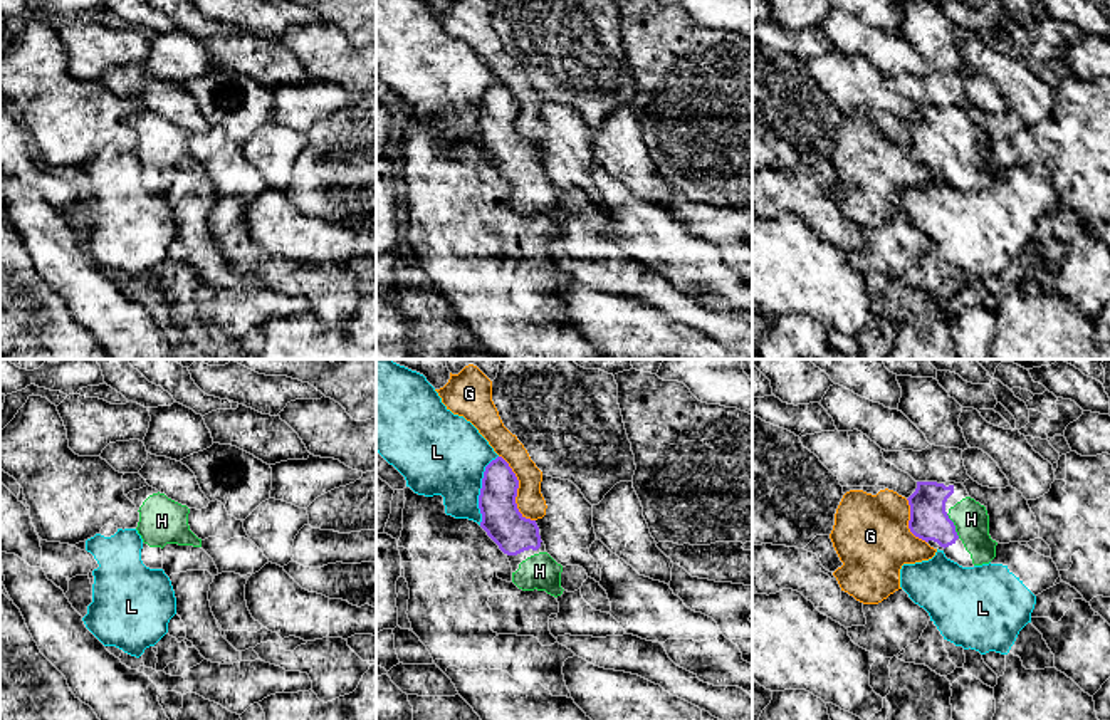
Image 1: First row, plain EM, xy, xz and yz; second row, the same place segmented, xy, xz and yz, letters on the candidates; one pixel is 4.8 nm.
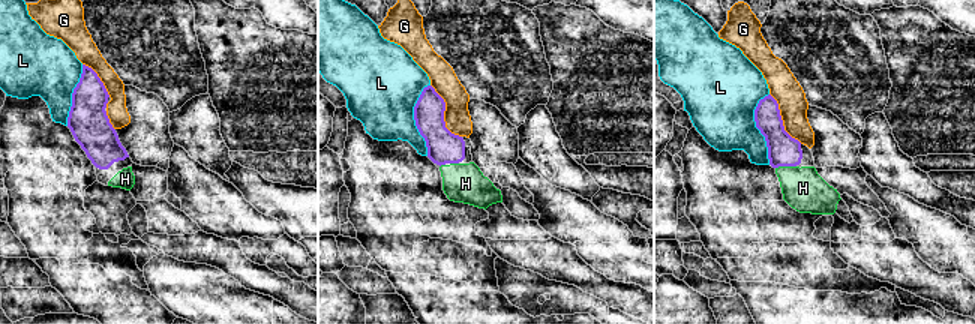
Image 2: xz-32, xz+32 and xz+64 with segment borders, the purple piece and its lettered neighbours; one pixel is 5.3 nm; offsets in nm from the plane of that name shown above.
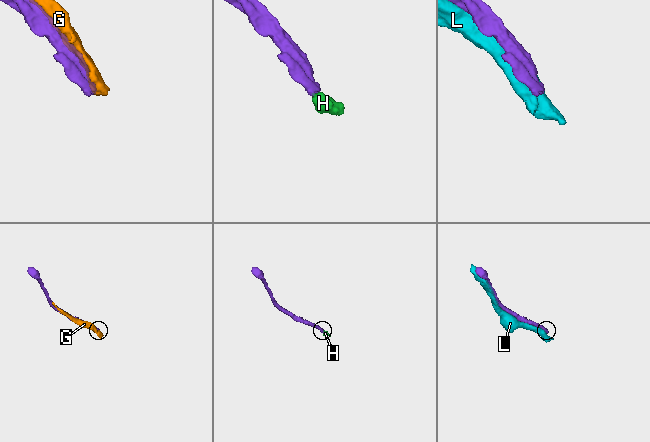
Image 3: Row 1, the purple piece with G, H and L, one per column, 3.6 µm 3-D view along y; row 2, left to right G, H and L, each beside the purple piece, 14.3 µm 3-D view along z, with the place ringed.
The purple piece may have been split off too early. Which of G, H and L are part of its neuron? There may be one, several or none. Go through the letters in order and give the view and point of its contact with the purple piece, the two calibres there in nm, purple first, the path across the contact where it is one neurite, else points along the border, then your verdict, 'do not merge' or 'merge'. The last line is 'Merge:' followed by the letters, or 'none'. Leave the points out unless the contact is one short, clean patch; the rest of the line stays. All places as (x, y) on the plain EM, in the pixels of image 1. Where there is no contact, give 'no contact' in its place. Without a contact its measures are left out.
G: contact xz (516, 114); calibres 190 and 140 nm; do not merge
H: contact yz (954, 150); calibres 190 and 170 nm; way yz (929, 145), (937, 150), (954, 150), (971, 143); merge
L: contact xz (481, 114); calibres 190 and 400 nm; do not merge
Merge: H

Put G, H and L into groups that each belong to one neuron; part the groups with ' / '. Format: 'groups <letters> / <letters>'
groups G / H / L

